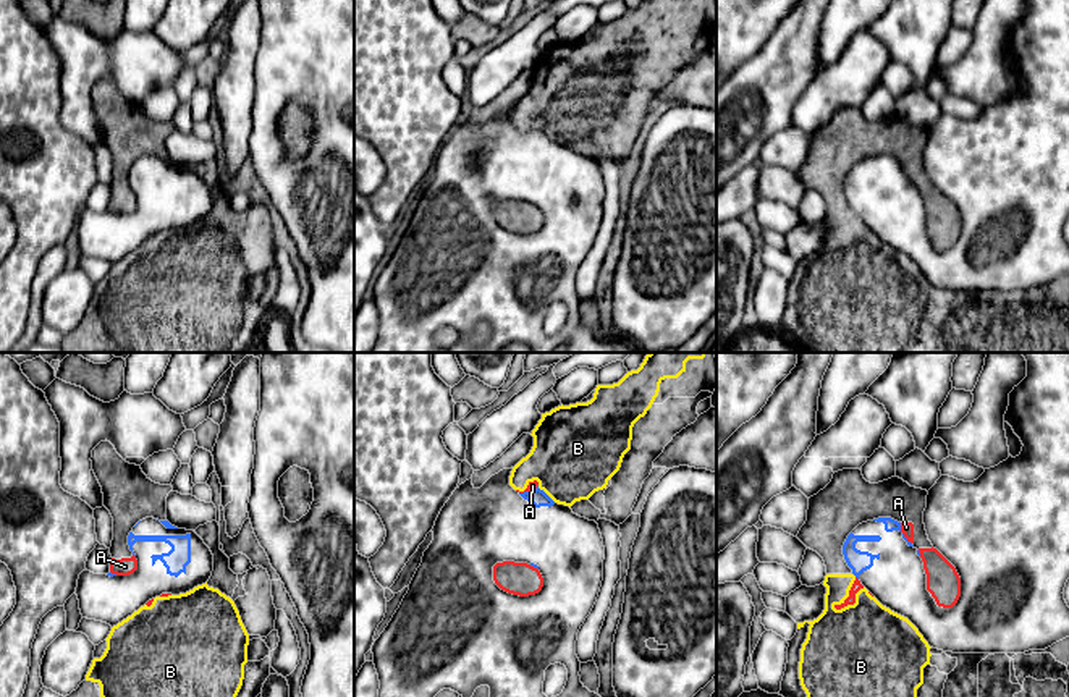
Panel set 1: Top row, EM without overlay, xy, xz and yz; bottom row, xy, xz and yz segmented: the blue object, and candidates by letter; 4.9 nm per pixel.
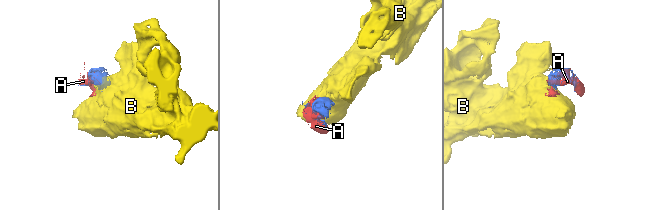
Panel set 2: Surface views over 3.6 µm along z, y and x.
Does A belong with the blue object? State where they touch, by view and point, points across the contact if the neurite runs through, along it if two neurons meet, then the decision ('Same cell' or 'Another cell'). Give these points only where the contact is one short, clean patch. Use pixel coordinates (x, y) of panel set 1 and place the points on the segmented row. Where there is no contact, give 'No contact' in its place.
Touches blue at yz (903, 534). Another cell

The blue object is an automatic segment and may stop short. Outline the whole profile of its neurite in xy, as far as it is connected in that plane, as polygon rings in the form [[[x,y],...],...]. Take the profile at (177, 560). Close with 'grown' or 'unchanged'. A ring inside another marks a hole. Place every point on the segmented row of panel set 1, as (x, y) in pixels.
[[[146,517],[128,535],[128,545],[137,560],[137,569],[129,576],[94,574],[82,571],[78,579],[76,595],[82,618],[110,624],[112,627],[131,616],[149,600],[162,594],[180,595],[205,584],[213,571],[213,555],[194,532],[178,529],[168,521]]]; grown

